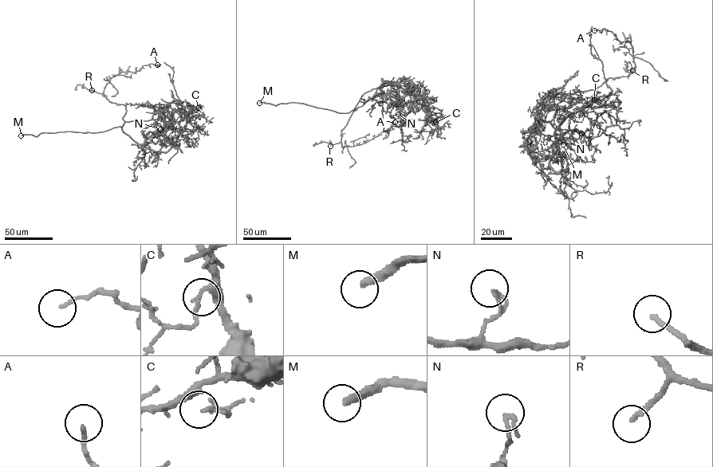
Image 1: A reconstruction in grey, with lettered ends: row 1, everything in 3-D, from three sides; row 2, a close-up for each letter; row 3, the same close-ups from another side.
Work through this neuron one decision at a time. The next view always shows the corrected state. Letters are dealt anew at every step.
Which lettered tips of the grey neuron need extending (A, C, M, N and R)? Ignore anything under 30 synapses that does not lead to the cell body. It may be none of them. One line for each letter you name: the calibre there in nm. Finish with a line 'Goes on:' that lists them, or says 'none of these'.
M: 300 nm
R: 190 nm
Goes on: M, R

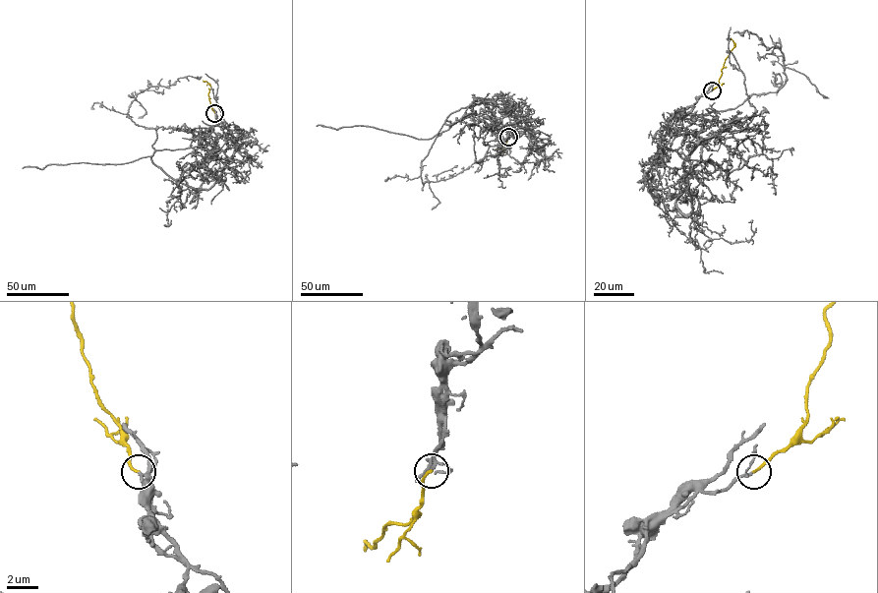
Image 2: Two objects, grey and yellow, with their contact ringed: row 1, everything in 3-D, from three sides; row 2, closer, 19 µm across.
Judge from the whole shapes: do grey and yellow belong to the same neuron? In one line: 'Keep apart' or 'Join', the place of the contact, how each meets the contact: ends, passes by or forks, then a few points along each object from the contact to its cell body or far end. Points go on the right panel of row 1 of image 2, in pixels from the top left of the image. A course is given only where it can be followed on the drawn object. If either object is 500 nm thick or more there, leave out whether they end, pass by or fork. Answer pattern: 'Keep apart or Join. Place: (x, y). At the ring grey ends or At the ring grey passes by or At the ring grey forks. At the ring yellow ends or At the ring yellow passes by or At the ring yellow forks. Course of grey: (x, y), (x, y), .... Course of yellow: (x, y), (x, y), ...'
Join. Place: (712, 90). At the ring grey passes by. At the ring yellow ends. Course of grey: (712, 90), (675, 112), (658, 148), (676, 150), (699, 115), (785, 83), (781, 48), (733, 32). Course of yellow: (712, 90), (719, 83), (725, 62), (734, 46), (731, 37)

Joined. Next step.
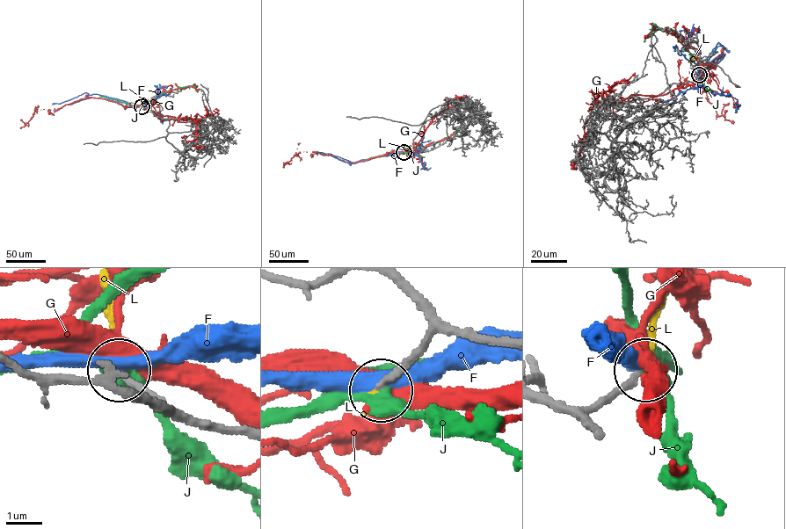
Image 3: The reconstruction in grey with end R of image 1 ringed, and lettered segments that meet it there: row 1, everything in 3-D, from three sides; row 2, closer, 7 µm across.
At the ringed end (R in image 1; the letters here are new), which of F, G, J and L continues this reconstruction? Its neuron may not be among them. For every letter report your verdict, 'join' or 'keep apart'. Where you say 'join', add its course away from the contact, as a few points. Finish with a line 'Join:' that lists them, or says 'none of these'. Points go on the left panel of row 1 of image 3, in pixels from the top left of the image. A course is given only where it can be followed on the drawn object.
F: keep apart
G: keep apart
J: keep apart
L: join
Join: L

